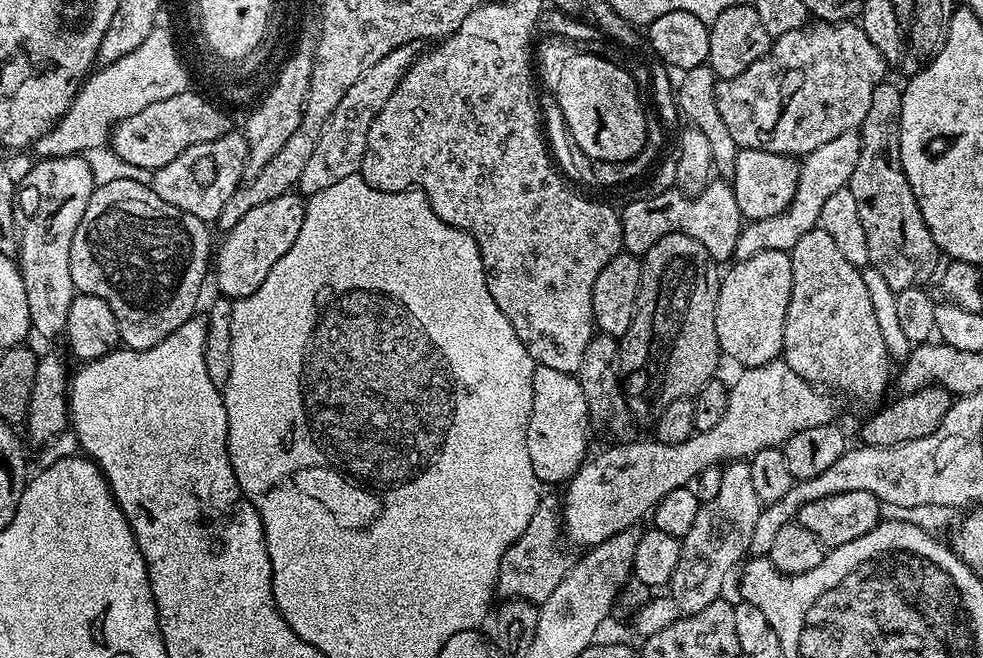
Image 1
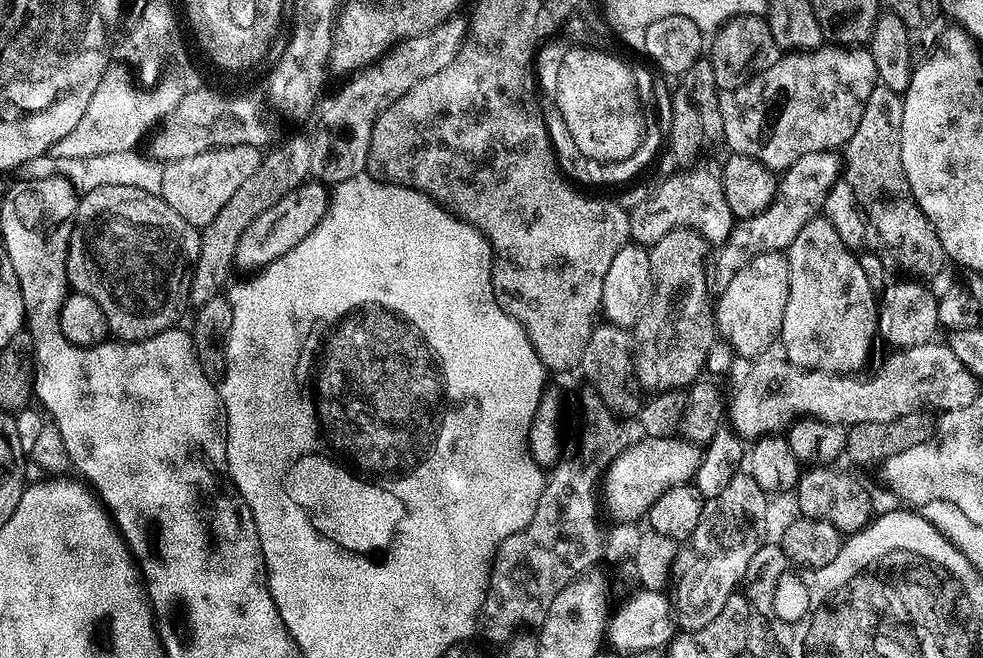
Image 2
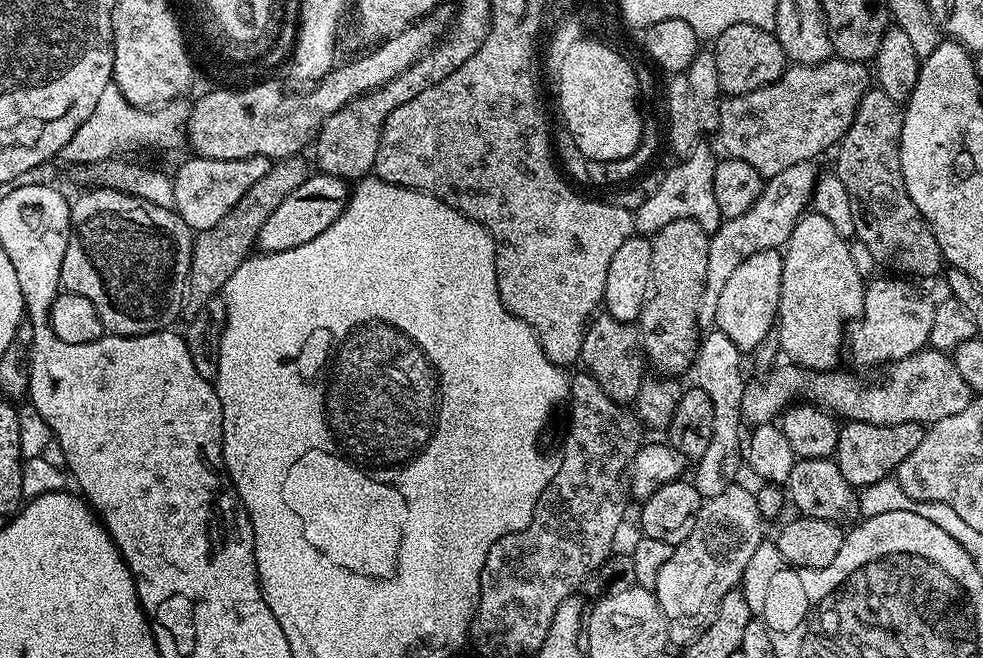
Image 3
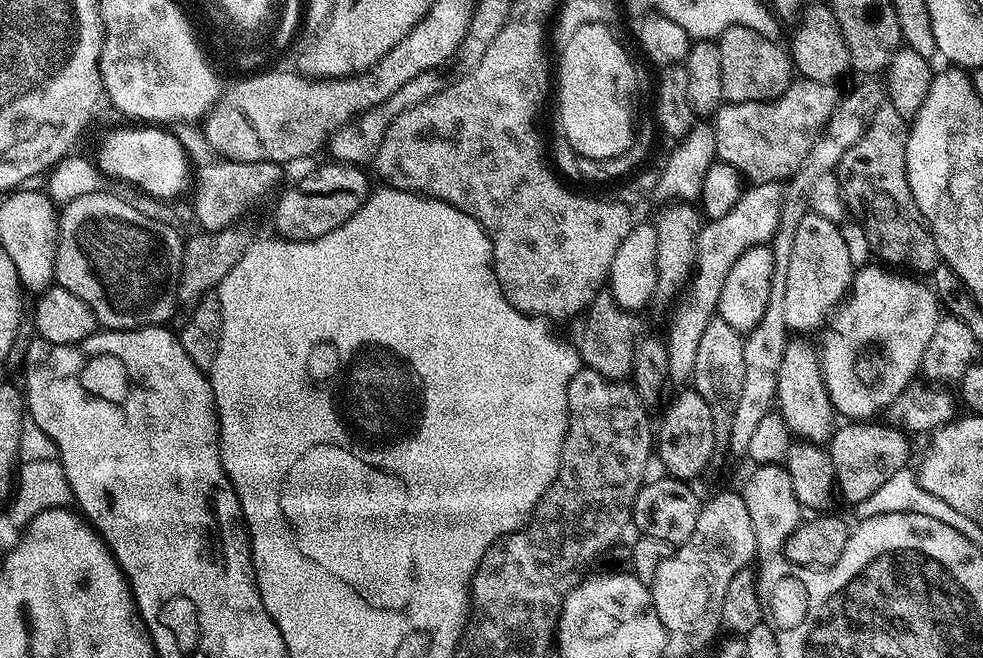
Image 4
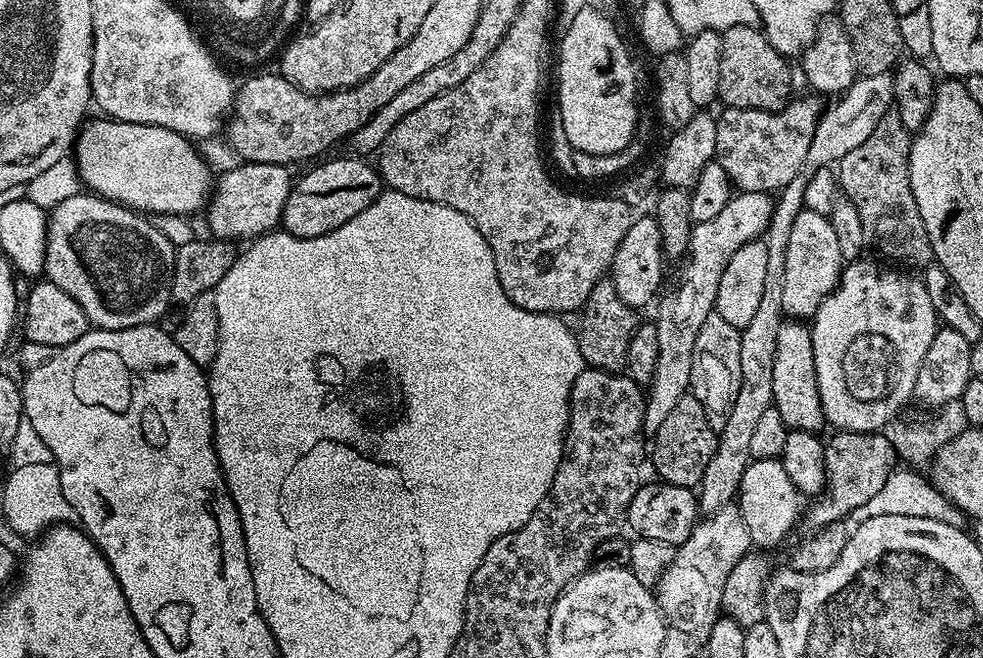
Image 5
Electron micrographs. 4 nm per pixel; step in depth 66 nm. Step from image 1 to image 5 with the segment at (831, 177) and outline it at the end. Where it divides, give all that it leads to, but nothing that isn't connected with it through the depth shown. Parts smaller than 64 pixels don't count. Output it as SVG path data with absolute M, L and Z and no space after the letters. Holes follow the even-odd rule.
M740 192L726 202L725 208L718 213L718 218L710 218L710 222L701 224L693 223L686 257L688 265L681 270L676 289L669 296L659 297L660 309L654 317L658 338L658 366L654 366L654 378L646 388L645 433L655 434L658 426L662 426L664 419L670 415L670 410L678 406L678 398L682 398L689 391L694 344L702 322L705 322L706 316L716 307L722 270L726 270L726 262L730 262L730 258L734 258L734 253L742 250L746 242L765 235L771 221L773 205L773 197L767 192Z

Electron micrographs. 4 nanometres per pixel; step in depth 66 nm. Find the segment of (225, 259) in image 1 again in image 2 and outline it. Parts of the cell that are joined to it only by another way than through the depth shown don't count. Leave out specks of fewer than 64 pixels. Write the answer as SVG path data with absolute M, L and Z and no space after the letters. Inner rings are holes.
M319 182L299 184L297 188L283 195L274 206L270 206L269 210L264 210L258 218L250 222L237 244L235 267L259 270L282 258L282 254L294 250L294 246L298 246L298 242L302 242L302 238L306 238L306 234L310 234L324 217L329 199L329 189Z

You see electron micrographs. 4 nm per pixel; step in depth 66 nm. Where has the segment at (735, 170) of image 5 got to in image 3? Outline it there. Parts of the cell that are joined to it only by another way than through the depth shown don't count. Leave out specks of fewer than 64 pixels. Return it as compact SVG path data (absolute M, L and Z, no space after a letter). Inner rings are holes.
M829 58L818 64L793 63L773 84L756 88L741 96L729 96L720 101L718 137L727 155L734 160L750 162L761 177L767 178L794 166L798 162L815 161L819 152L839 145L854 122L862 98L870 91L870 68L859 60Z

